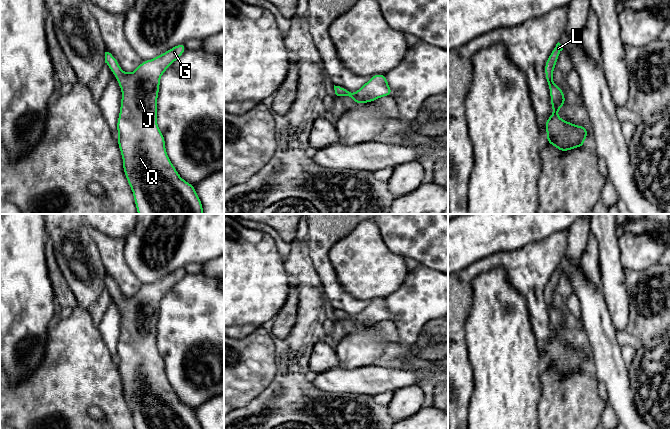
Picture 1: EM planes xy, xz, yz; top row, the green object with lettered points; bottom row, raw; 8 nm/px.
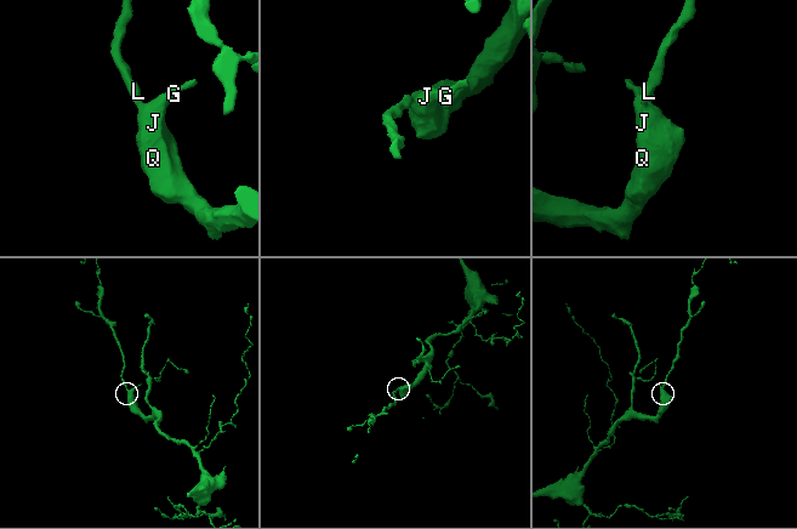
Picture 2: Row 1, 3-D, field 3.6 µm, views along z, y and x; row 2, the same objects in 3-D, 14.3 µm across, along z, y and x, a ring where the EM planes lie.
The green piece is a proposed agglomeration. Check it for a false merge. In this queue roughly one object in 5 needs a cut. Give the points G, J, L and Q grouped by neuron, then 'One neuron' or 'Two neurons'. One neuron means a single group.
Groups: G J L Q. One neuron

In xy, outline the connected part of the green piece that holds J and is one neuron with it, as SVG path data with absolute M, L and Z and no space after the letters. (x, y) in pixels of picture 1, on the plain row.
M184 267L176 269L151 284L143 285L132 297L125 297L117 283L111 277L105 276L105 287L116 301L122 315L117 367L135 429L202 429L195 411L179 400L170 385L165 372L165 362L157 348L160 302L186 274Z

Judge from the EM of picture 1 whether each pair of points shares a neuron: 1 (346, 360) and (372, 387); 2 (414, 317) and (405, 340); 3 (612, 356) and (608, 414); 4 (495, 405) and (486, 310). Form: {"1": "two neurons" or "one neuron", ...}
{"1": "two neurons", "2": "one neuron", "3": "two neurons", "4": "one neuron"}

